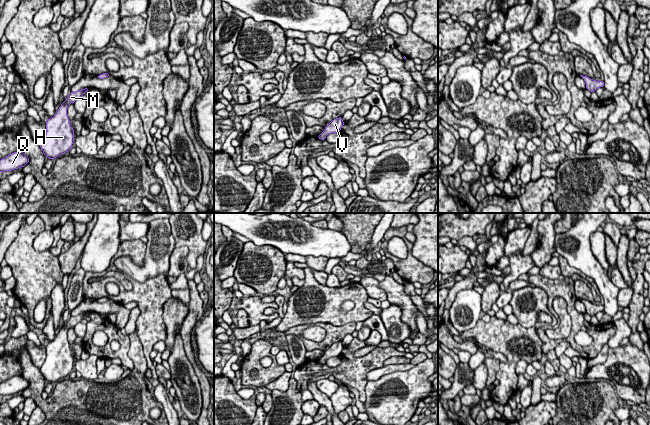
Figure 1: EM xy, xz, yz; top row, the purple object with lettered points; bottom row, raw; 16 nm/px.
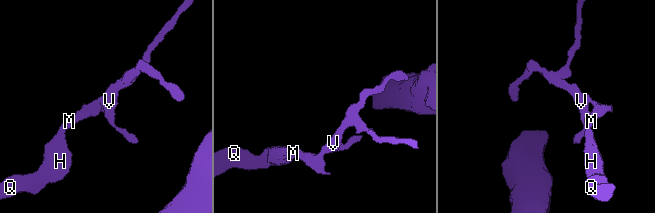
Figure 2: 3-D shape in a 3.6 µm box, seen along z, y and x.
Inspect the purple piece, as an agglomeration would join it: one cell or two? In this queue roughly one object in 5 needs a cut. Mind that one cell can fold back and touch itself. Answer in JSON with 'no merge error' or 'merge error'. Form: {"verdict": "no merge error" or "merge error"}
{"verdict": "no merge error"}

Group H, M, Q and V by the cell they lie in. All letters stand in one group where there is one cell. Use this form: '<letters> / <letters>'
H M Q V

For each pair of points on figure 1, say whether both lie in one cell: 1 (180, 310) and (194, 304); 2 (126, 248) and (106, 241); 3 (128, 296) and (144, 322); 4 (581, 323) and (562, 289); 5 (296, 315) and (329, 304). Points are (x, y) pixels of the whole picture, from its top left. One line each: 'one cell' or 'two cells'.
1: two cells
2: two cells
3: one cell
4: one cell
5: one cell

